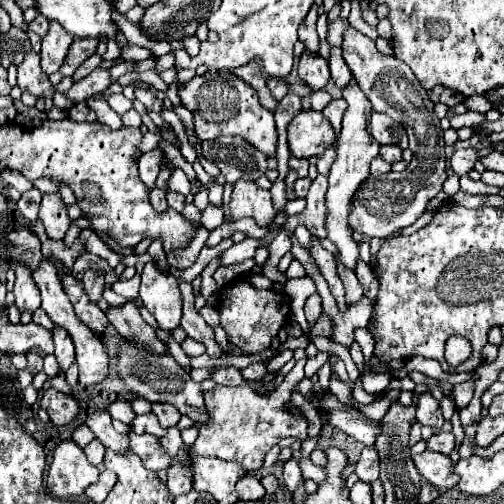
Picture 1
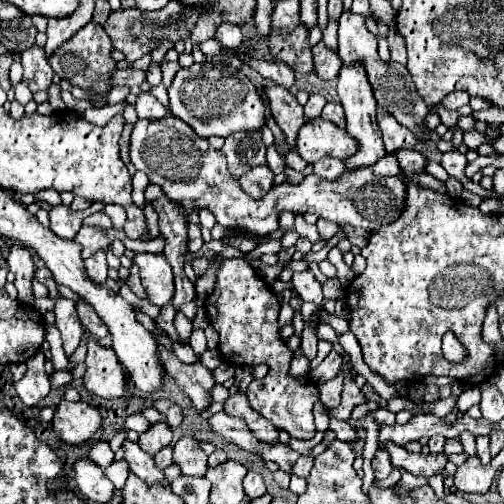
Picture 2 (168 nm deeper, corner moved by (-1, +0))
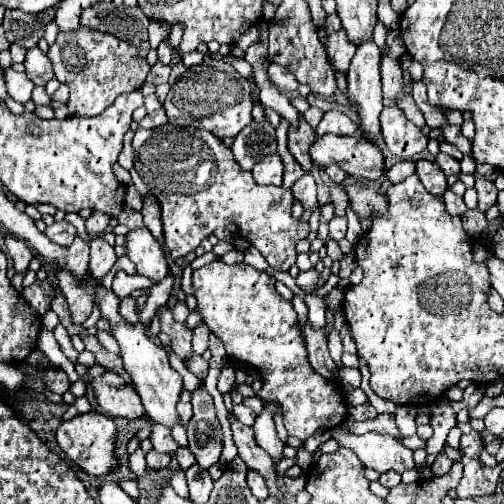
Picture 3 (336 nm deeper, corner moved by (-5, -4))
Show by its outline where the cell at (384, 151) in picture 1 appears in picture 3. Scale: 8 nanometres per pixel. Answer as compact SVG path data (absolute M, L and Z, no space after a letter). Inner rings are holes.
M417 160L415 162L415 174L419 176L419 180L423 182L423 186L437 196L443 196L443 192L447 190L447 178L443 174L443 170L435 164L435 162L427 162L427 160Z

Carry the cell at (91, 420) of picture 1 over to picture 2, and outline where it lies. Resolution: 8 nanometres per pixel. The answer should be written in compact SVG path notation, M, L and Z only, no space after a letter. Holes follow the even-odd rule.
M129 440L123 442L123 450L125 450L125 460L129 462L131 472L137 474L139 478L143 478L145 482L149 482L149 486L157 486L157 484L161 484L161 486L165 486L165 488L171 486L171 484L165 480L163 472L155 466L153 458L151 458L147 452L143 452L137 442L129 442Z

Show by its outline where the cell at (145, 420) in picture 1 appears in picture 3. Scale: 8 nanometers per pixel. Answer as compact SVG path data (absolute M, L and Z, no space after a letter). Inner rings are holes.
M149 450L149 454L147 454L149 468L163 468L169 464L169 460L171 460L171 454L161 454L157 450Z

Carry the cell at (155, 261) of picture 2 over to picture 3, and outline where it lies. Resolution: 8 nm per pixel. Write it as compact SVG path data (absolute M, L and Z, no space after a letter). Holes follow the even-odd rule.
M147 228L127 232L125 254L137 266L137 274L147 276L155 284L169 274L169 266L165 262L161 244L149 234Z

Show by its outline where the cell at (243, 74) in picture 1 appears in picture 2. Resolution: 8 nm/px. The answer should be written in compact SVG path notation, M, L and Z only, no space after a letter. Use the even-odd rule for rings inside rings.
M265 86L265 94L269 100L269 108L273 112L273 118L279 124L279 128L283 130L287 146L295 148L297 146L297 132L305 124L303 106L283 86Z

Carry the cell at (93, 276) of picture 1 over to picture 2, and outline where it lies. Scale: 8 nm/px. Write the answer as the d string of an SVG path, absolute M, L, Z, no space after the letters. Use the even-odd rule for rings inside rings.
M97 250L93 256L89 256L85 260L85 268L87 268L87 274L93 282L97 284L103 284L107 280L107 262L105 262L105 252L103 250Z

